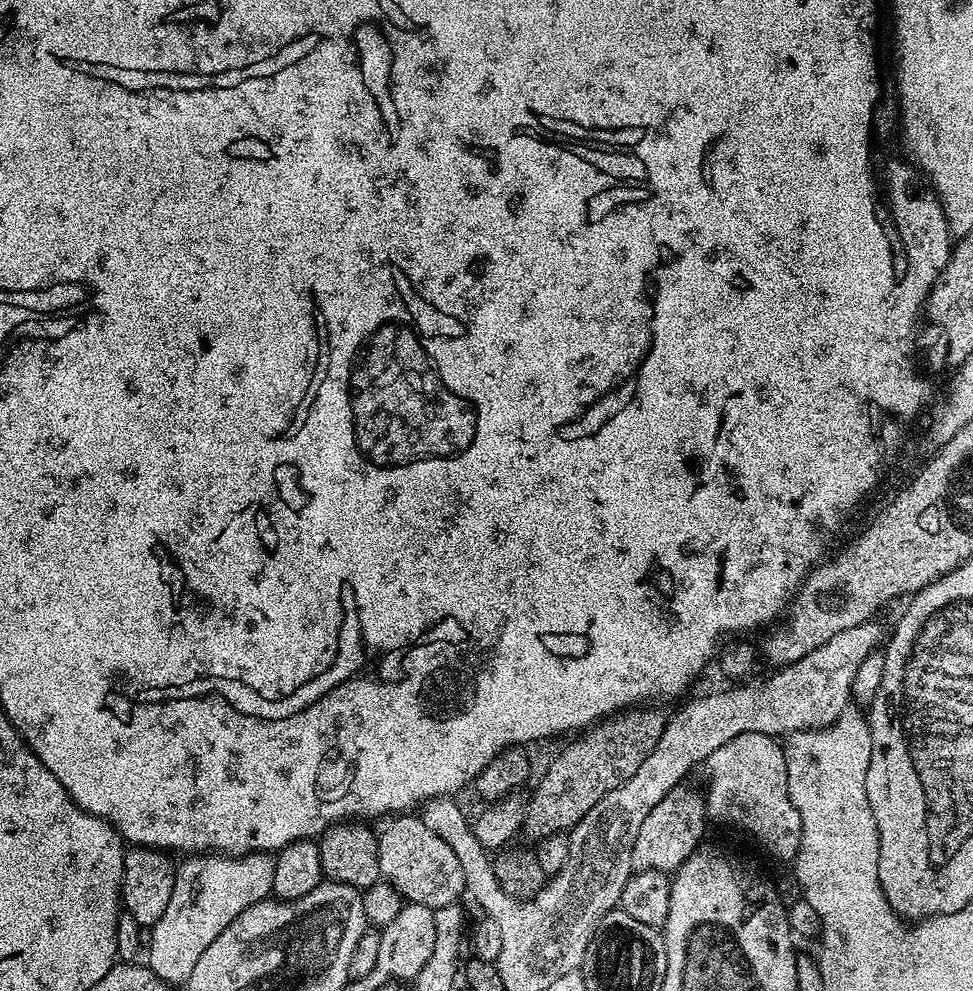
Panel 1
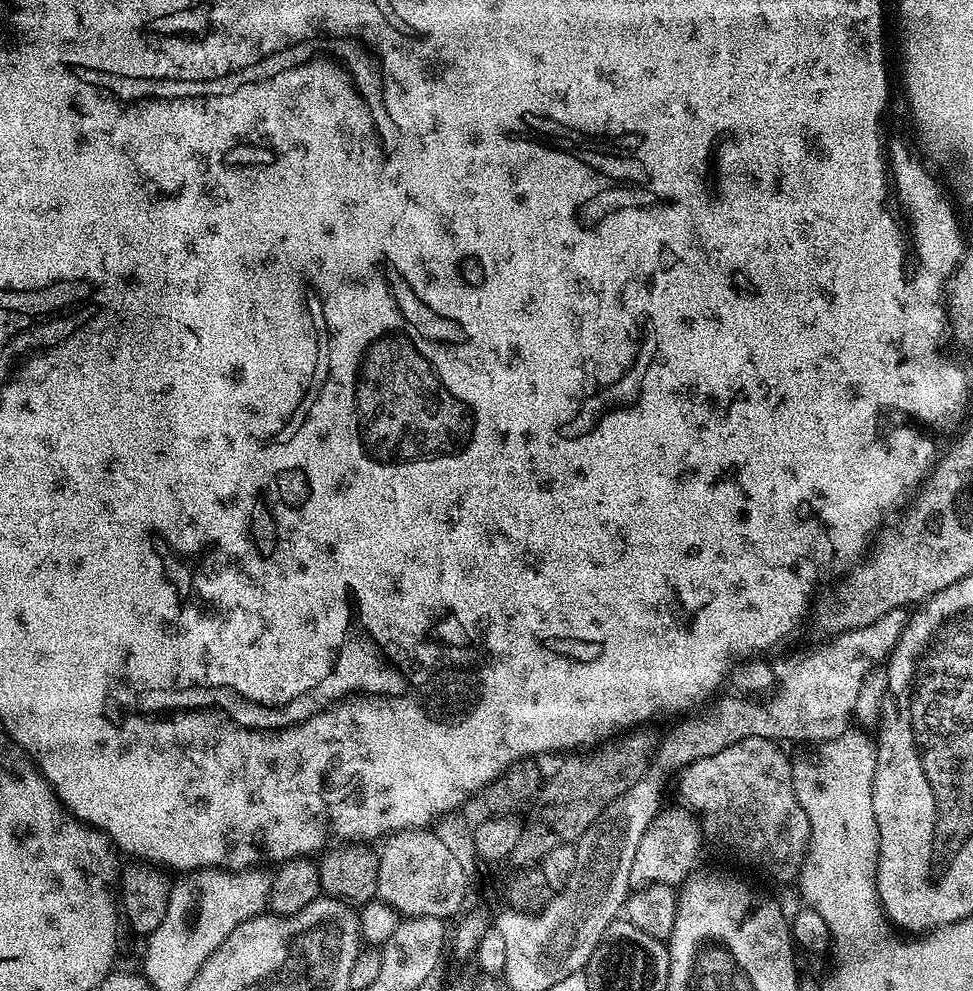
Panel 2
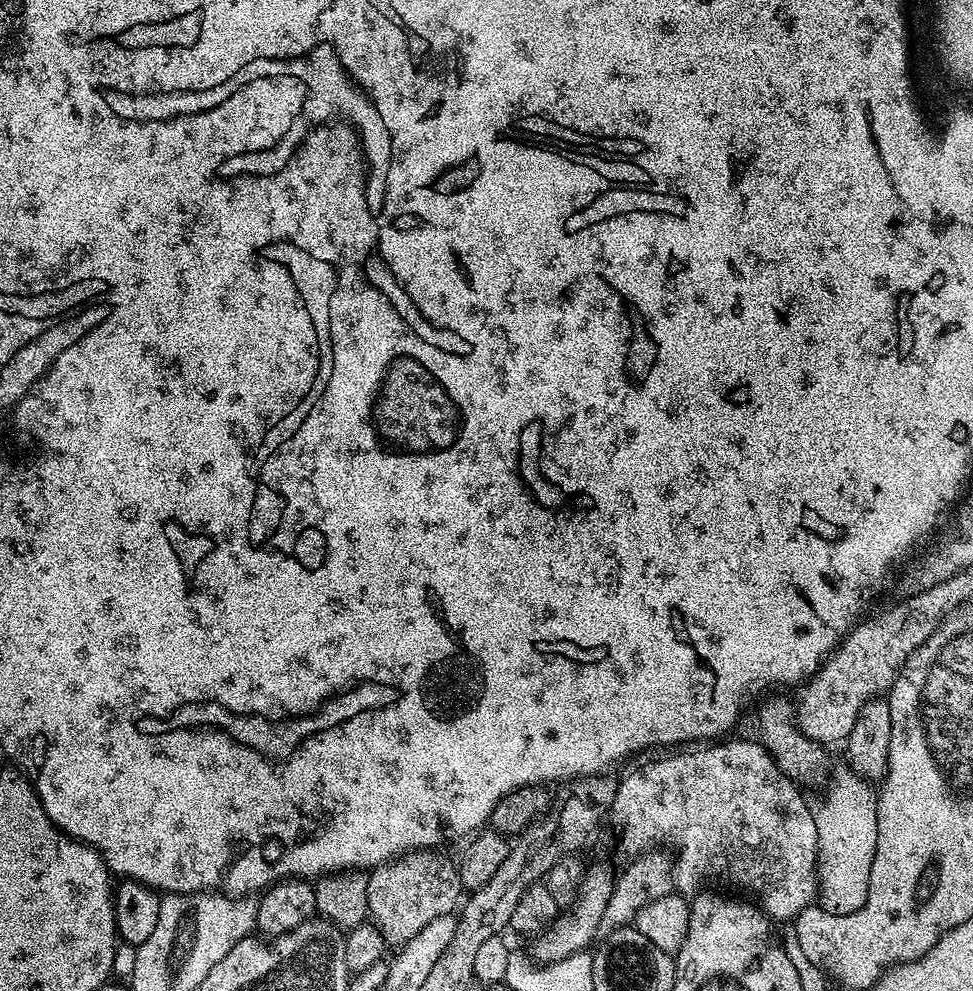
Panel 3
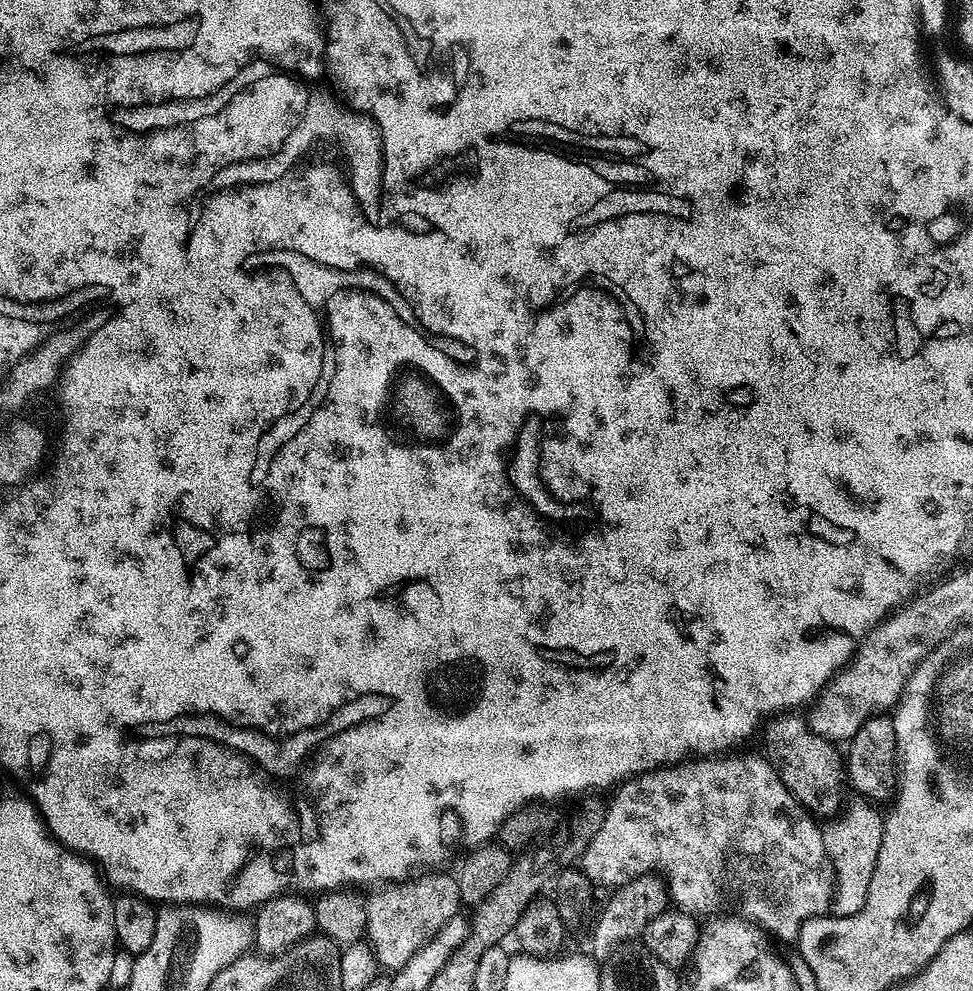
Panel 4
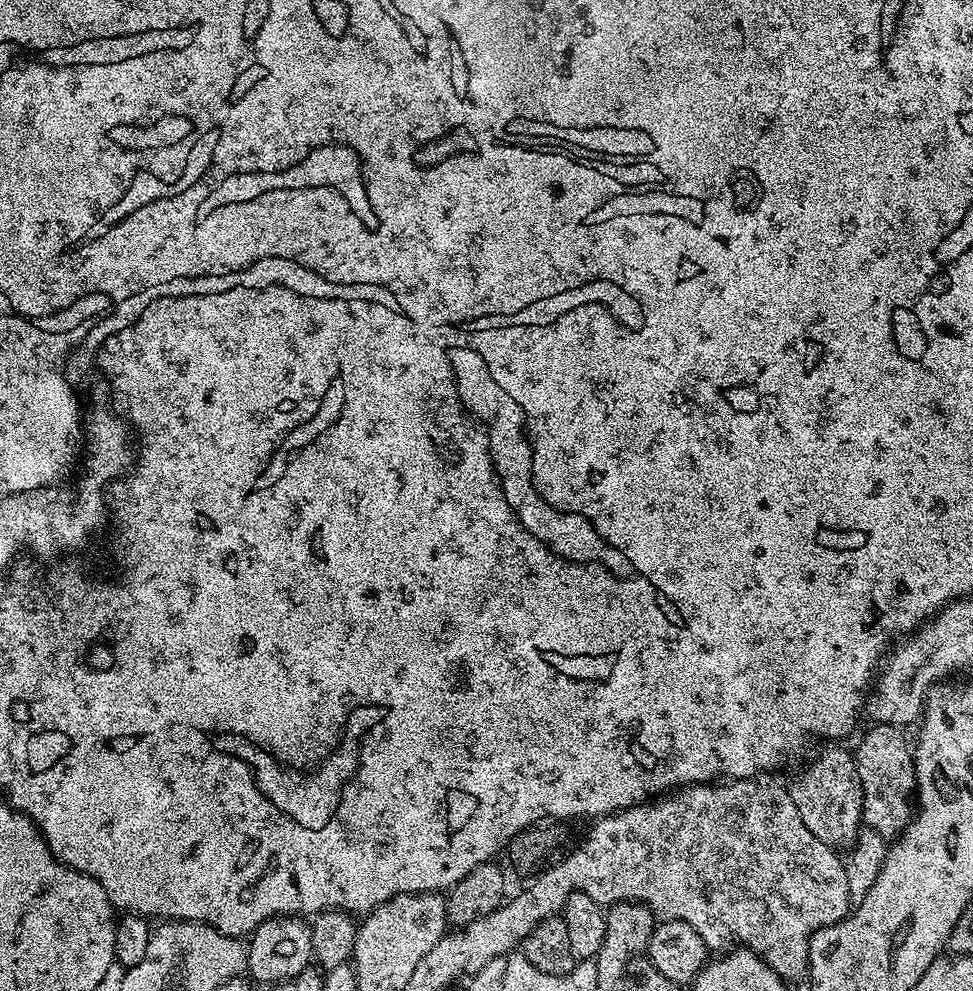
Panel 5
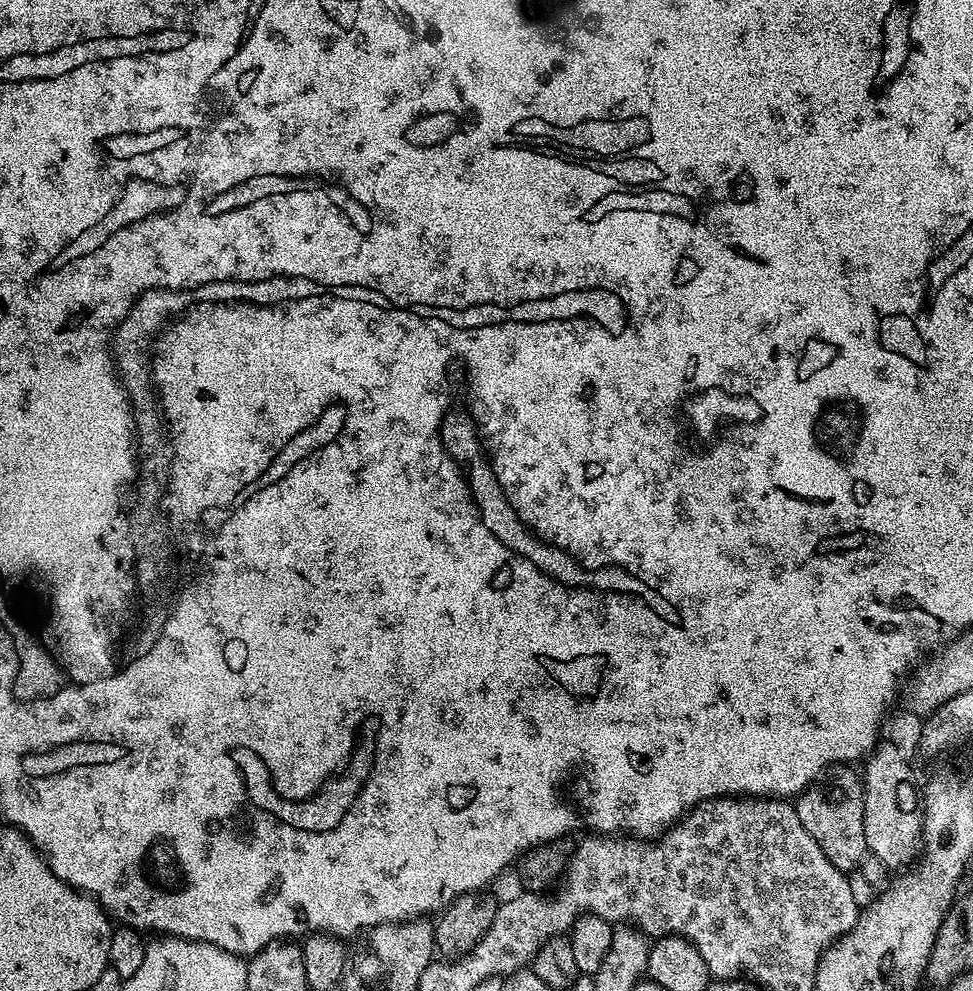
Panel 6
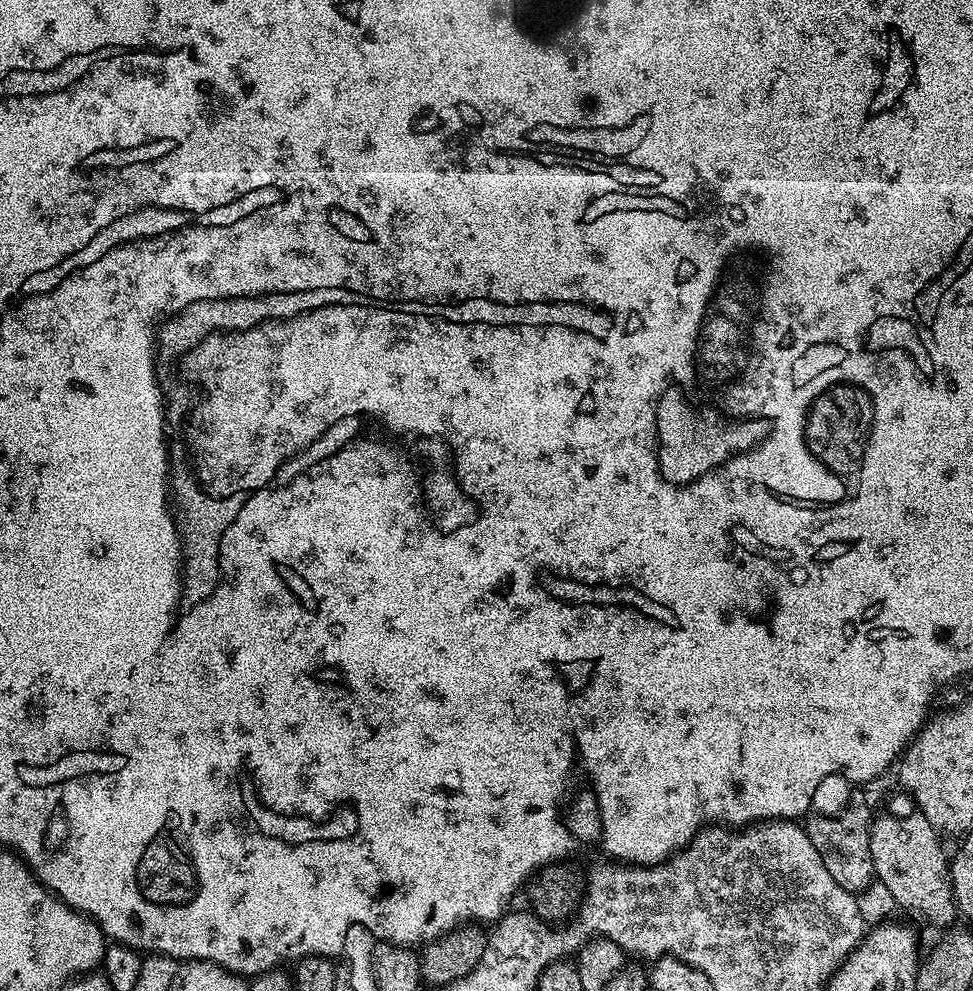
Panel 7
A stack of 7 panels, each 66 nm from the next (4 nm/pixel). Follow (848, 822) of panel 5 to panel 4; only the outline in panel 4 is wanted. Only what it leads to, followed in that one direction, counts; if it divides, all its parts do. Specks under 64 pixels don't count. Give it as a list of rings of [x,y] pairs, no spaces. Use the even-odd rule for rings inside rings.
[[[782,714],[771,719],[764,728],[762,737],[766,742],[764,750],[767,759],[774,766],[778,778],[794,794],[794,798],[807,812],[817,818],[836,818],[845,807],[846,760],[833,741],[822,738],[813,731],[805,717],[798,714]]]

